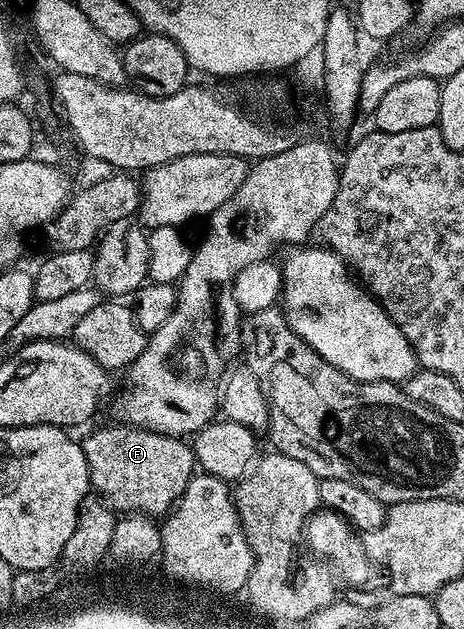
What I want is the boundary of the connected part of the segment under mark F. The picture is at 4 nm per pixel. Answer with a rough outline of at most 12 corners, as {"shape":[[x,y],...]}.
{"shape":[[106,425],[81,442],[93,492],[162,519],[196,473],[181,437]]}

